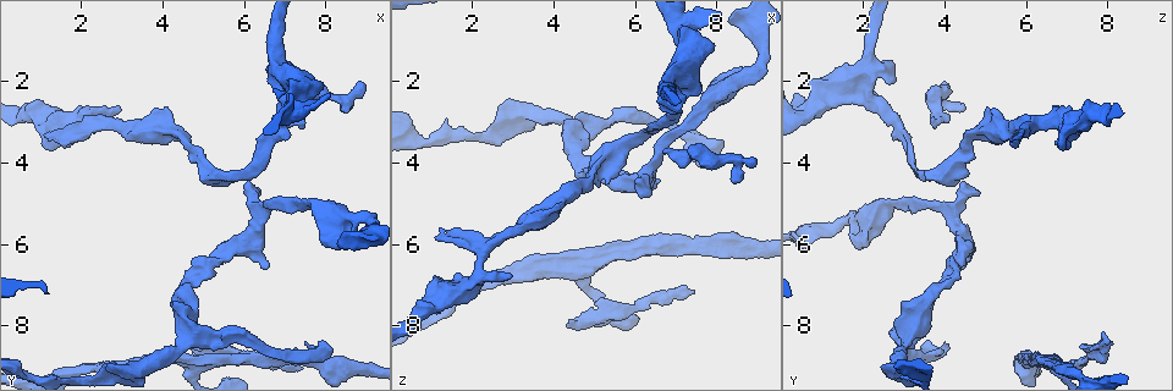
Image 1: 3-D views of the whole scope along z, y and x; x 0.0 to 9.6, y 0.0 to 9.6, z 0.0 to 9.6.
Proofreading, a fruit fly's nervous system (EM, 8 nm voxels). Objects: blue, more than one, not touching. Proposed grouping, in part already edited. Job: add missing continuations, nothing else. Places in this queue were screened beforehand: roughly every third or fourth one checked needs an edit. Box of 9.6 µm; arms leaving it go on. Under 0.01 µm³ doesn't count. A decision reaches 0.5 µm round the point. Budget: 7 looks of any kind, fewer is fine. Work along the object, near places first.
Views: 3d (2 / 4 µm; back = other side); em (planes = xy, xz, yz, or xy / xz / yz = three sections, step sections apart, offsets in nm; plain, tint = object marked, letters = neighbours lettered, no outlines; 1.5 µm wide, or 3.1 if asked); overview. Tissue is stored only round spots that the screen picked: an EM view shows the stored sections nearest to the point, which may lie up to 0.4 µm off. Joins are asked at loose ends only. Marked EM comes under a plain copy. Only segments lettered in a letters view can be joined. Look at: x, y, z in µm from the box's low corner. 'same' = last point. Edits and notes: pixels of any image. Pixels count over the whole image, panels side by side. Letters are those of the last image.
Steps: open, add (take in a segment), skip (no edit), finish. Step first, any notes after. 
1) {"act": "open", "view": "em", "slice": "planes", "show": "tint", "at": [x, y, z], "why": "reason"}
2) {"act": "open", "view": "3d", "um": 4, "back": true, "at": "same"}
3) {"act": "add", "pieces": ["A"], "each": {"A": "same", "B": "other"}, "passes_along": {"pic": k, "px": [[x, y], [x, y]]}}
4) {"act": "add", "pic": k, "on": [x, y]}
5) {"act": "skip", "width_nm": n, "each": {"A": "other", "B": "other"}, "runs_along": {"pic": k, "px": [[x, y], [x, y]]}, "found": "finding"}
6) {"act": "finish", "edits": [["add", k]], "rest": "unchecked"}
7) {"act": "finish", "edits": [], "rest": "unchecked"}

{"act": "open", "view": "3d", "um": 4, "back": true, "at": [4.55, 7.50, 2.95], "why": "branch stops here"}

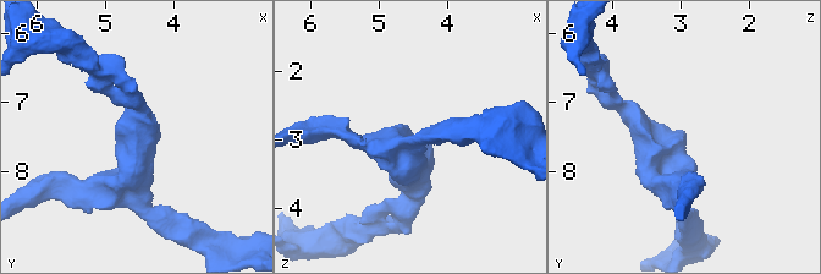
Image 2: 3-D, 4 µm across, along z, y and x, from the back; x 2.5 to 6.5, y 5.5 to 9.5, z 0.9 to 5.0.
{"act": "open", "view": "em", "slice": "planes", "show": "tint", "at": [4.60, 7.50, 2.95], "arm_widths_nm": [300, 320], "why": "now the EM"}

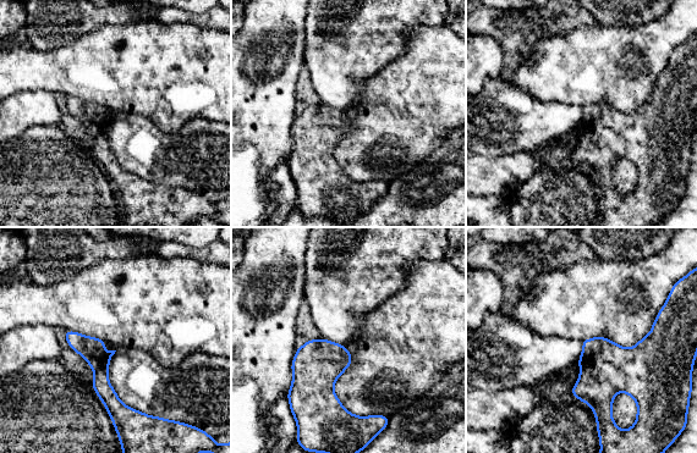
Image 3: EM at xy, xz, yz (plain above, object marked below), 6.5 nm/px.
{"act": "open", "view": "em", "slice": "planes", "show": "letters", "at": "same"}

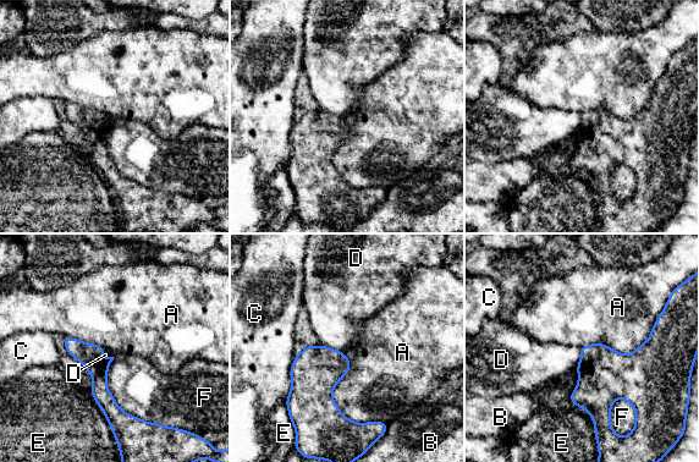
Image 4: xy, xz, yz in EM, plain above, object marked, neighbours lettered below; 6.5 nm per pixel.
{"act": "skip", "each": {"A": "other", "B": "other", "C": "other", "D": "other", "E": "other", "F": "other"}, "runs_along": {"pic": 4, "px": [[66, 340], [98, 369], [119, 424]]}, "found": "no lettered segment goes on from it"}

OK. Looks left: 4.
{"act": "open", "view": "3d", "um": 4, "at": [8.45, 2.65, 4.45], "why": "branch stops here"}

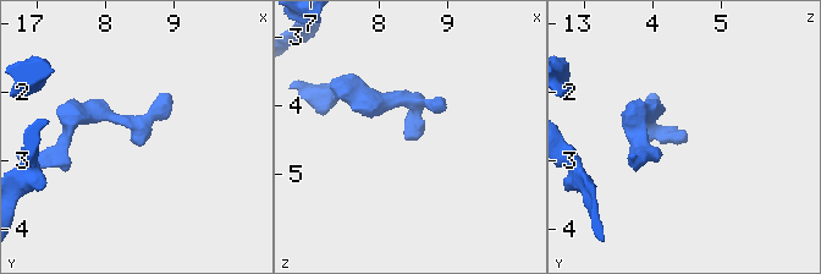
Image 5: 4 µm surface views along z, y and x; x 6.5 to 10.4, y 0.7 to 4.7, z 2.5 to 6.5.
{"act": "open", "view": "em", "slice": "xz", "step": 8, "show": "letters", "at": [8.40, 2.70, 4.45], "why": "now the EM"}

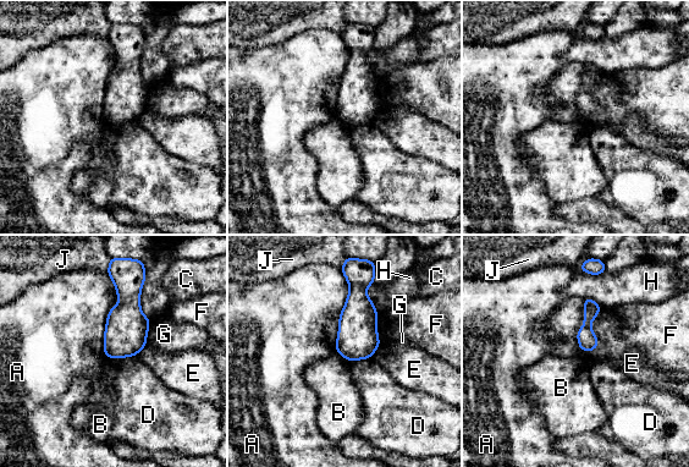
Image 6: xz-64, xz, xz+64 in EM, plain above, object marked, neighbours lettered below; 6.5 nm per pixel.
{"act": "skip", "width_nm": 130, "each": {"A": "other", "B": "other", "C": "other", "D": "other", "E": "other", "F": "other", "G": "other", "H": "other", "J": "other"}, "border": {"pic": 6, "px": [[583, 300], [577, 342], [590, 352]]}, "found": "no lettered segment goes on from it"}

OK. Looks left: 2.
{"act": "open", "view": "em", "slice": "yz", "step": 8, "show": "tint", "at": [6.80, 2.95, 3.65], "why": "an open end"}

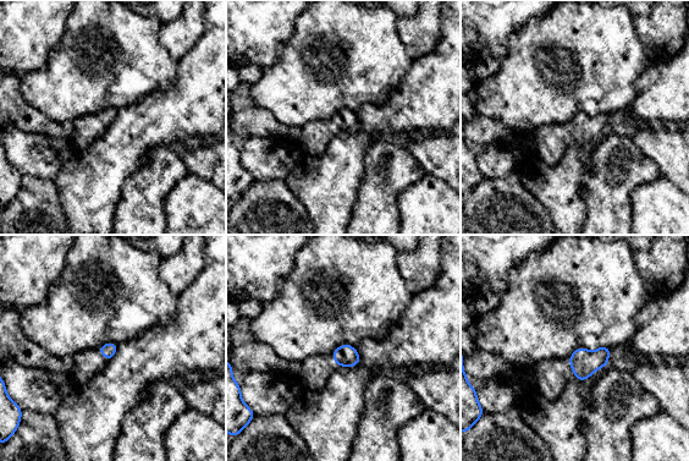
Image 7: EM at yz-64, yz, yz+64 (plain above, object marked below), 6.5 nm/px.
{"act": "open", "view": "em", "slice": "planes", "show": "letters", "at": "same"}

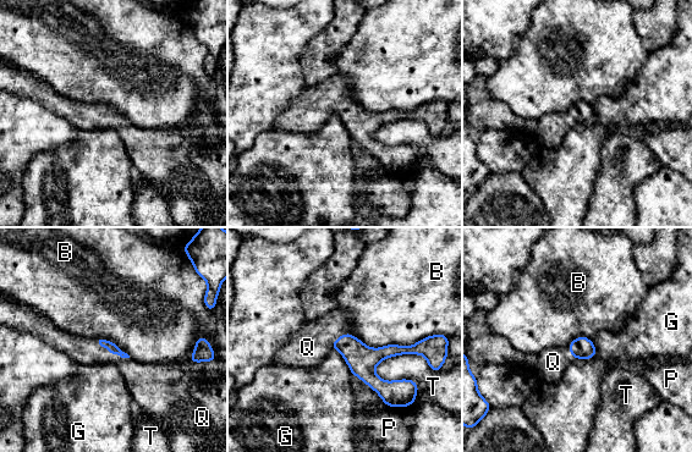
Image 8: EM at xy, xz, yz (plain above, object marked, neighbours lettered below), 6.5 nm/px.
{"act": "add", "pieces": ["Q"], "each": {"B": "other", "G": "other", "P": "other", "Q": "same", "T": "other"}, "found": "it goes on there"}

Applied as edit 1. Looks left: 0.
{"act": "finish", "edits": [["add", 8]], "rest": "unchecked"}

